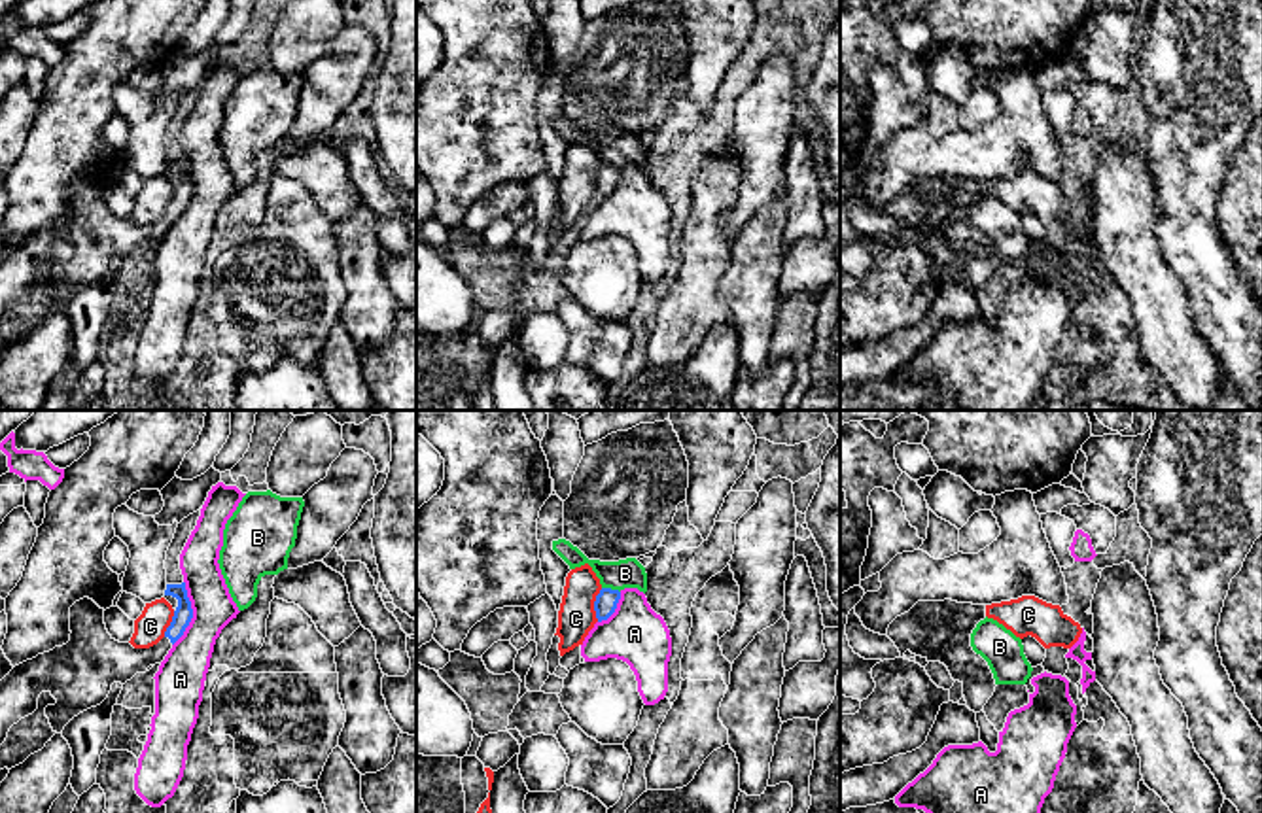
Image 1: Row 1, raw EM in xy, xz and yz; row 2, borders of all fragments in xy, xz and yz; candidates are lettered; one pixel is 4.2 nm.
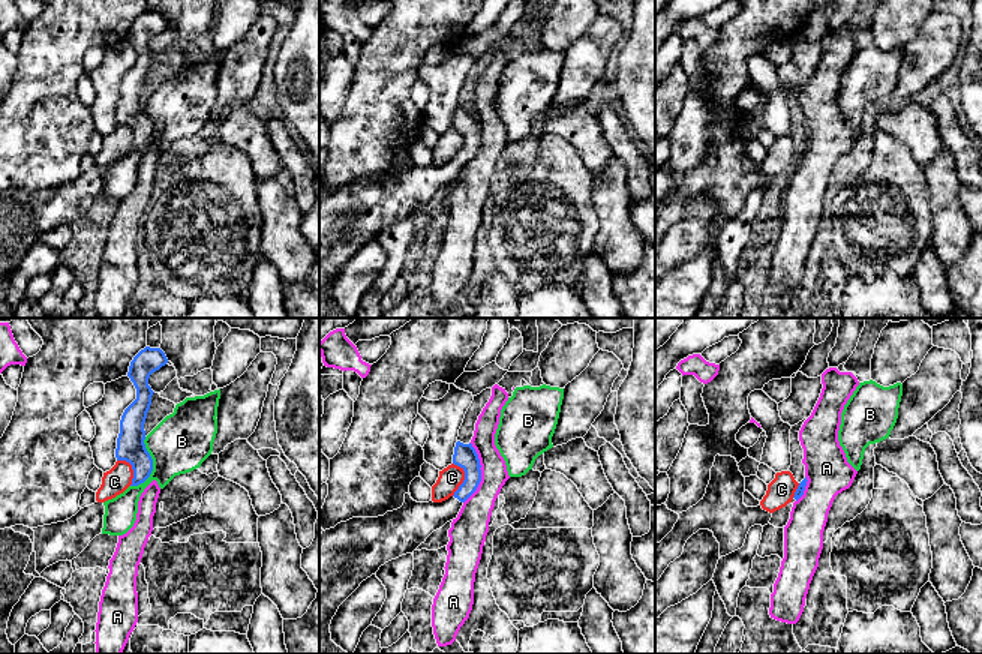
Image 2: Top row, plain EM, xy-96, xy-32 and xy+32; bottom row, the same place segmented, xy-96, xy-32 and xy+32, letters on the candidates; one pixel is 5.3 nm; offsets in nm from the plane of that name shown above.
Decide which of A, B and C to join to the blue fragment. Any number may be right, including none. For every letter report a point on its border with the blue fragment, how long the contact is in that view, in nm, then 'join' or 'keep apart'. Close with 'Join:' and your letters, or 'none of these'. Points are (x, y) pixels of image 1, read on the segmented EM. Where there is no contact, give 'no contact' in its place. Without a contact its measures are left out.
A: xy (192, 613) | 280 nm | keep apart
B: xz (610, 588) | 80 nm | keep apart
C: xz (595, 605) | 150 nm | keep apart
Join: none of these

